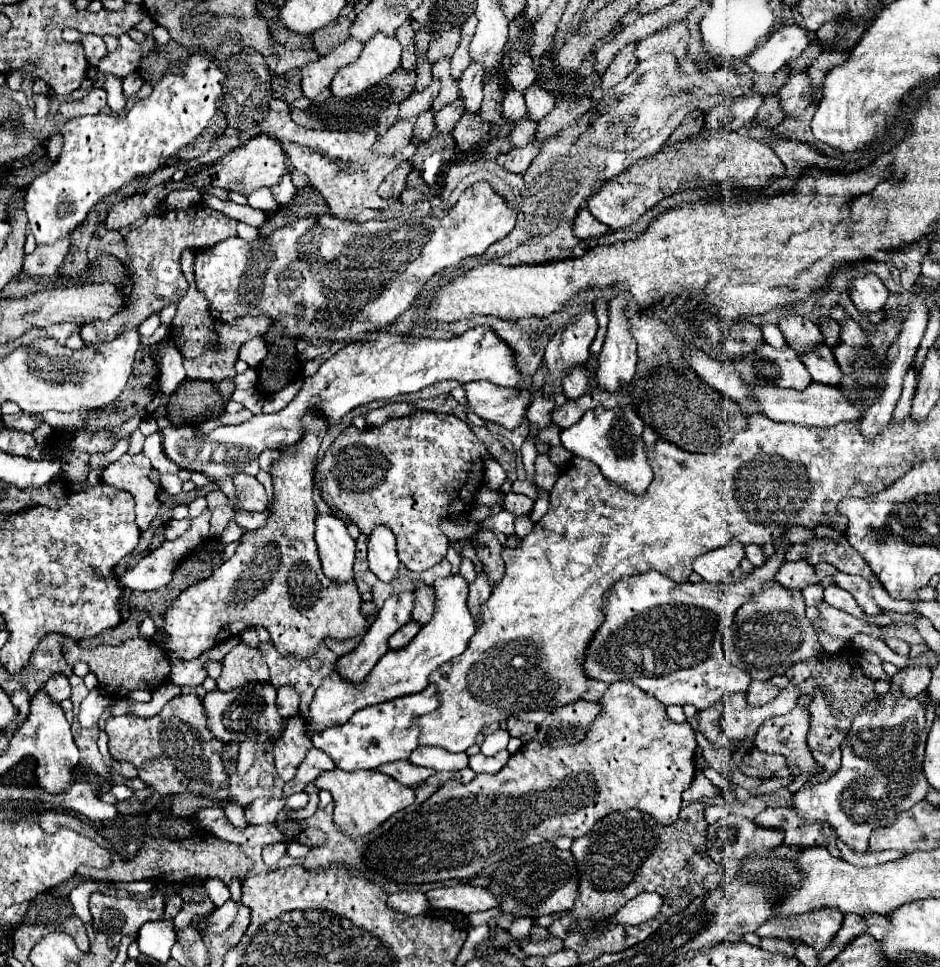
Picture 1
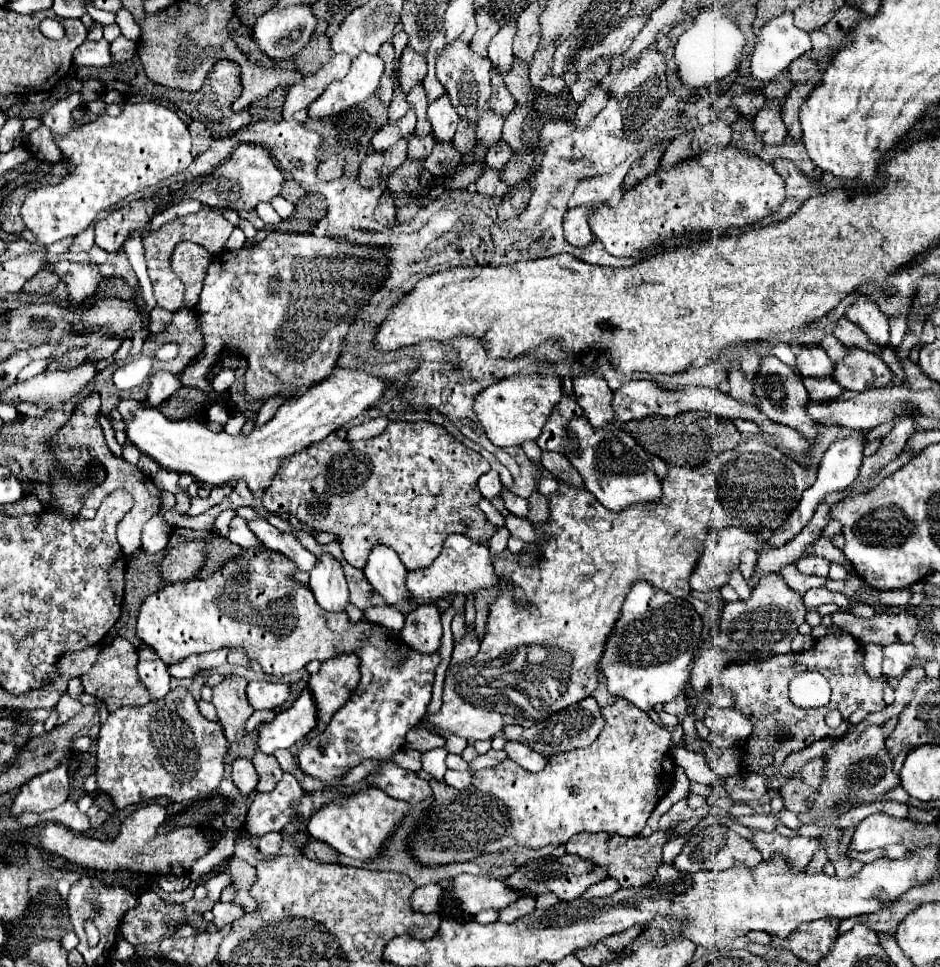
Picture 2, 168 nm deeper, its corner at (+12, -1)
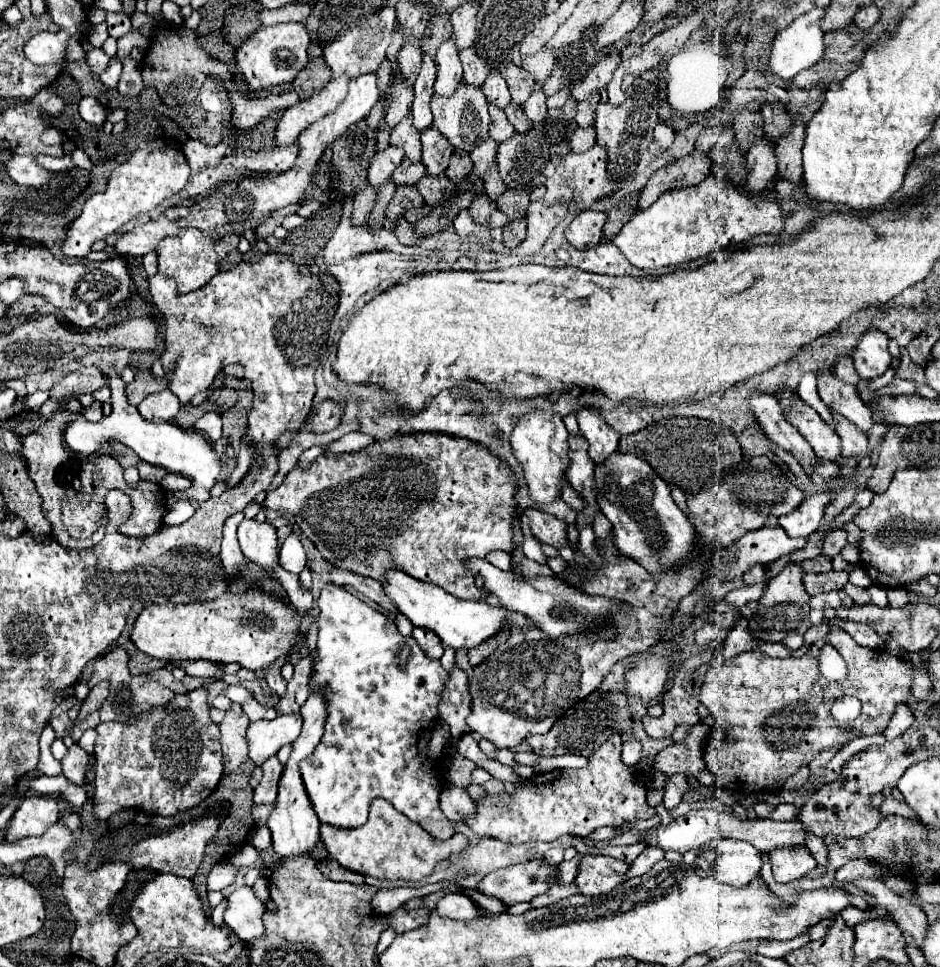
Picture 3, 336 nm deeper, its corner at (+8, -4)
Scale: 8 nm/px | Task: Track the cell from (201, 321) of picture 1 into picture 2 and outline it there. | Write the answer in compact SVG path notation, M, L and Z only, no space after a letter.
M181 242L171 258L171 266L175 274L183 280L187 292L185 292L185 308L193 308L199 300L199 292L203 286L203 278L207 272L207 266L211 264L213 254L203 250L203 246L193 242Z

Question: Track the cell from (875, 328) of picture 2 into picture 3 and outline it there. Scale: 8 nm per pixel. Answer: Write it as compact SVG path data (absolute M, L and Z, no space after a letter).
M869 329L859 337L859 345L855 347L853 361L859 377L875 379L887 371L891 365L891 355L887 351L889 337L883 331Z

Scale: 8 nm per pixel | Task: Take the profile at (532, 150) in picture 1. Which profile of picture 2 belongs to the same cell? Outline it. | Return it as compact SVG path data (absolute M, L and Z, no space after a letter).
M483 170L483 174L475 182L475 190L481 196L489 196L493 200L501 200L509 190L501 182L501 172L495 174L495 170Z

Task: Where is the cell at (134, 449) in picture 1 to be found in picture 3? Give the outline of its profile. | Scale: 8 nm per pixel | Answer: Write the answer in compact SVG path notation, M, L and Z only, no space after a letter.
M139 463L139 475L141 475L141 479L153 481L153 483L161 483L163 477L167 475L167 471L161 469L161 467L153 467L149 463Z

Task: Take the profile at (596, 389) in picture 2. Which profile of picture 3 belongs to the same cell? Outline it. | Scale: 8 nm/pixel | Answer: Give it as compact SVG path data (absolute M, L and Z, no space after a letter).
M581 409L577 413L579 431L589 441L589 455L595 463L603 461L609 453L613 453L619 445L619 433L603 421L599 409Z

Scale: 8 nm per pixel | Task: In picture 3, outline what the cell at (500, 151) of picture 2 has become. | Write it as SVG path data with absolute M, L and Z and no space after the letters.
M493 165L493 167L483 175L483 183L485 183L485 193L487 193L493 201L497 201L497 197L507 189L507 187L503 185L503 179L499 177L499 167L497 167L497 165Z

